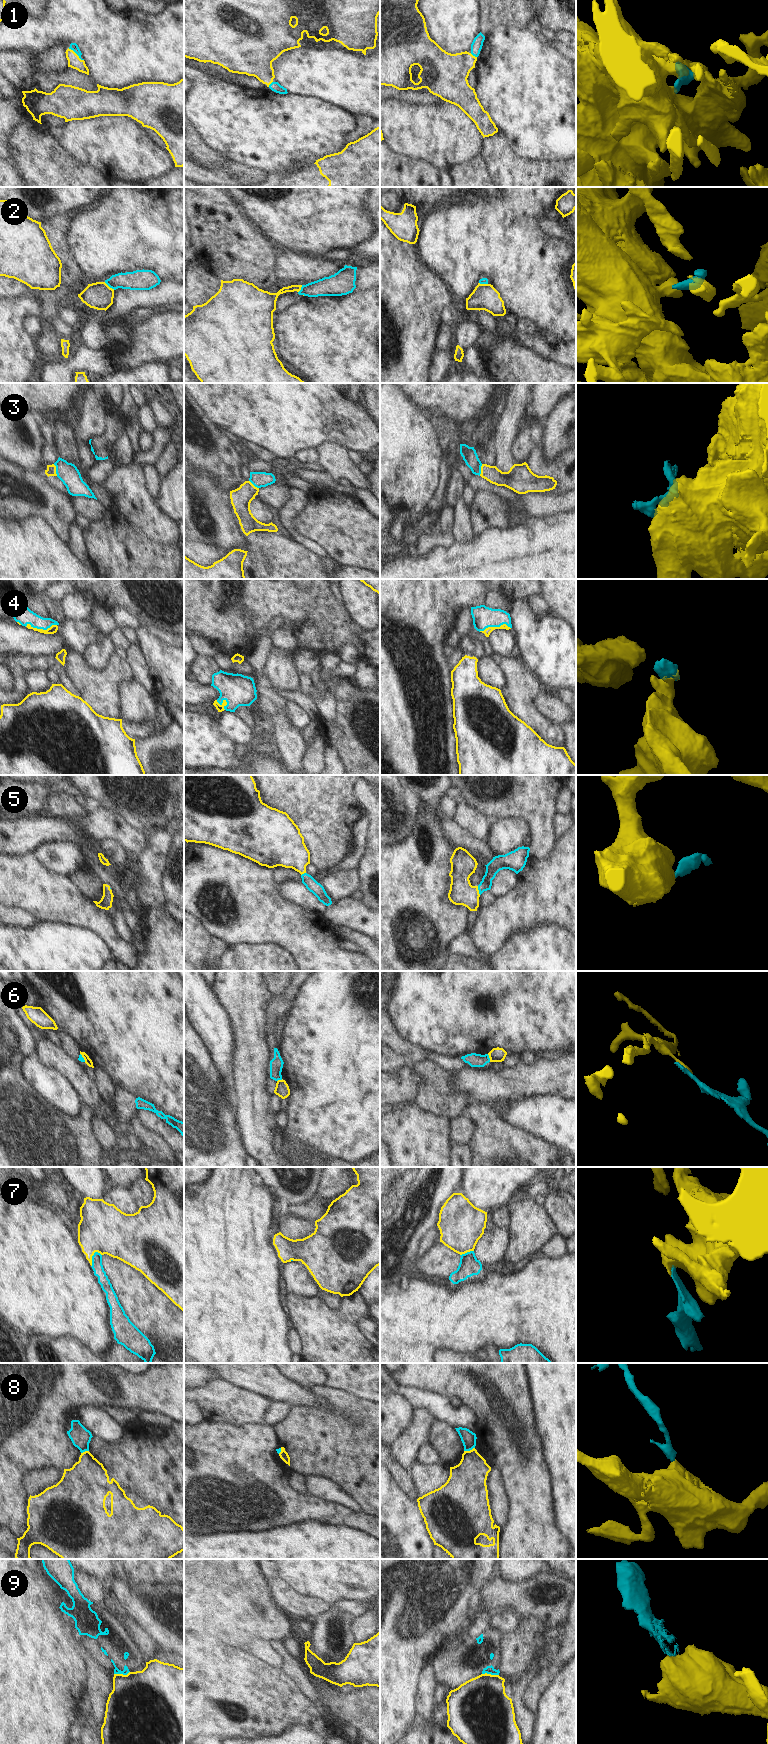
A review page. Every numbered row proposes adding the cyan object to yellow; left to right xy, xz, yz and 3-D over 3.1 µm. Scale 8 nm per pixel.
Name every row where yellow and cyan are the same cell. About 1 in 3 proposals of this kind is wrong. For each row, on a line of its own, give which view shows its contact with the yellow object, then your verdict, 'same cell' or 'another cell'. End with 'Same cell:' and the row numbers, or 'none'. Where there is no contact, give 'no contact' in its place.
1: meets yellow in xy; same cell
2: meets yellow in xy; another cell
3: meets yellow in xy; same cell
4: meets yellow in xy; same cell
5: meets yellow in yz; same cell
6: meets yellow in yz; another cell
7: meets yellow in xy; same cell
8: meets yellow in yz; another cell
9: meets yellow in yz; another cell
Same cell: 1, 3, 4, 5, 7

